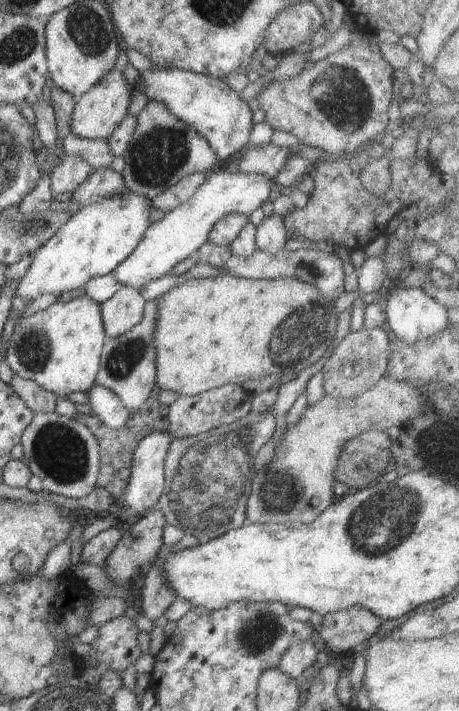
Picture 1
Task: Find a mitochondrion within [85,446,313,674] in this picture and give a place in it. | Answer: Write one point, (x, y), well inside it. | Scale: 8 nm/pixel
(255, 637)

